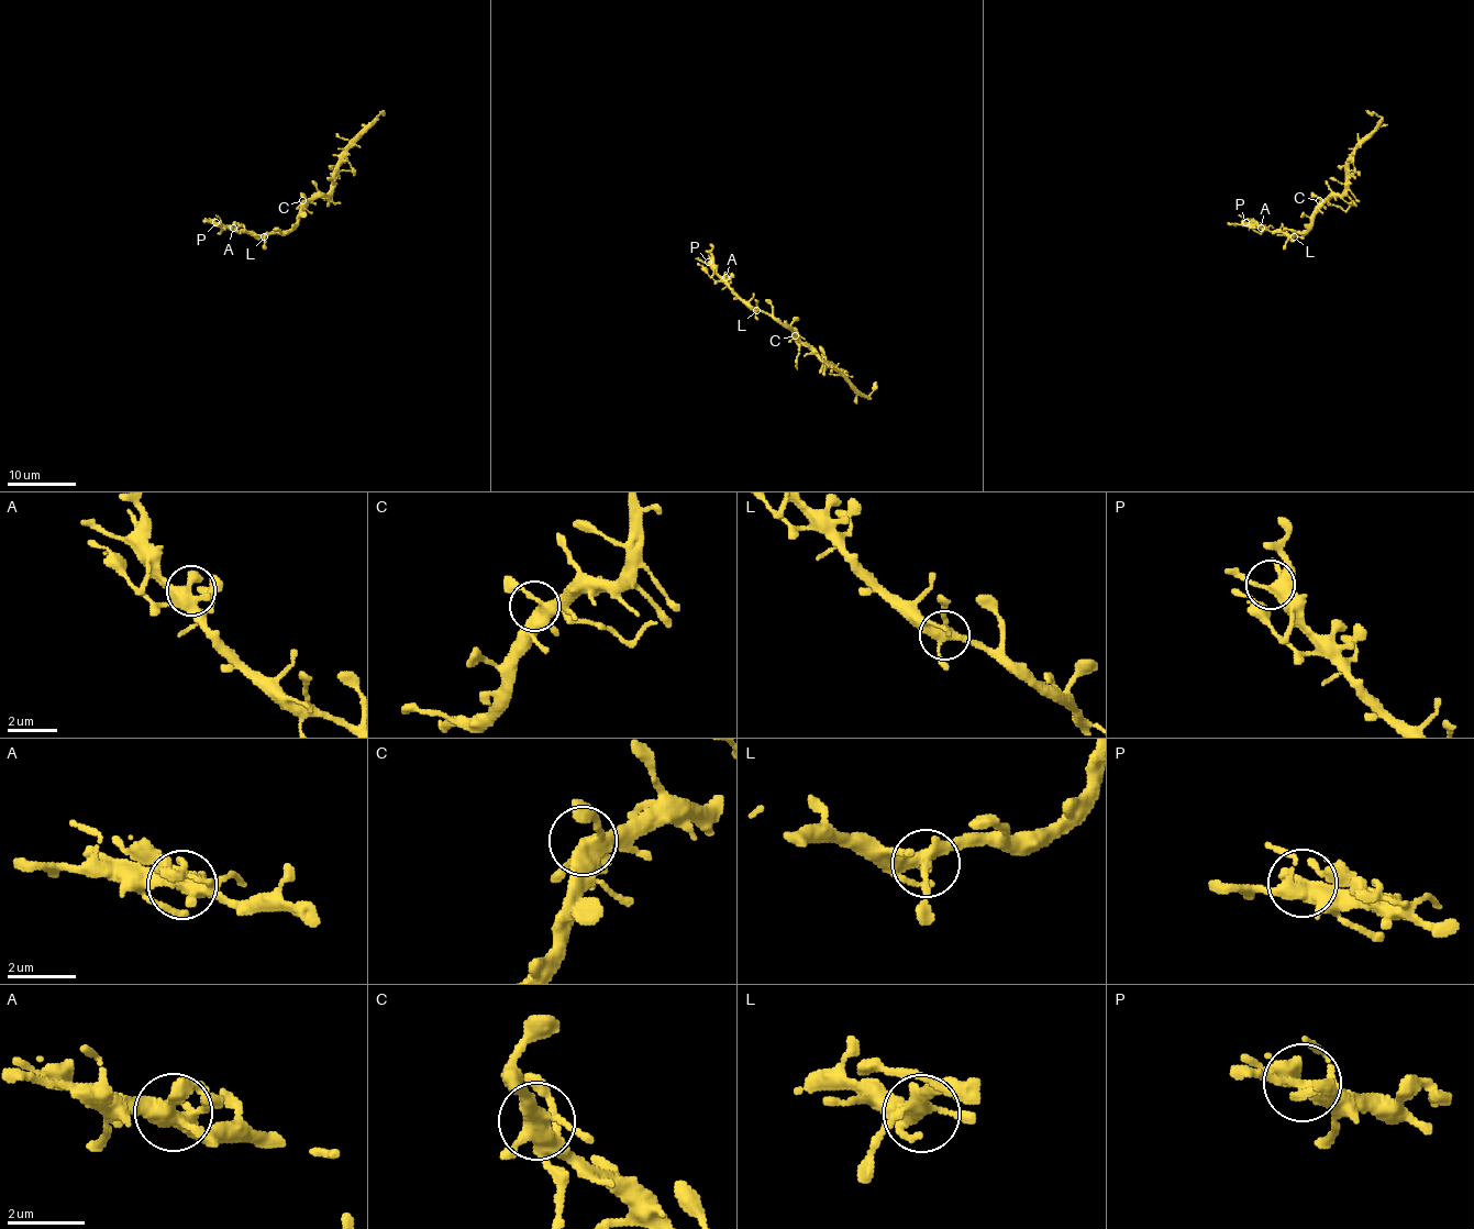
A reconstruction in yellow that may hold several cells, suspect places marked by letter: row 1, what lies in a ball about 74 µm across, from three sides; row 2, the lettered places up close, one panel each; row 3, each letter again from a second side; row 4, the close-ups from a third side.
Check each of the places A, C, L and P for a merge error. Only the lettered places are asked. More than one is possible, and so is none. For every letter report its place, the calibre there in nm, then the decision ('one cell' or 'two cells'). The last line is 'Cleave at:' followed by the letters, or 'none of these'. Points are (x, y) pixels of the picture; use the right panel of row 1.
A: (1261, 228) | 420 nm | one cell
C: (1319, 200) | 400 nm | one cell
L: (1294, 236) | 340 nm | one cell
P: (1245, 222) | 320 nm | one cell
Cleave at: none of these

